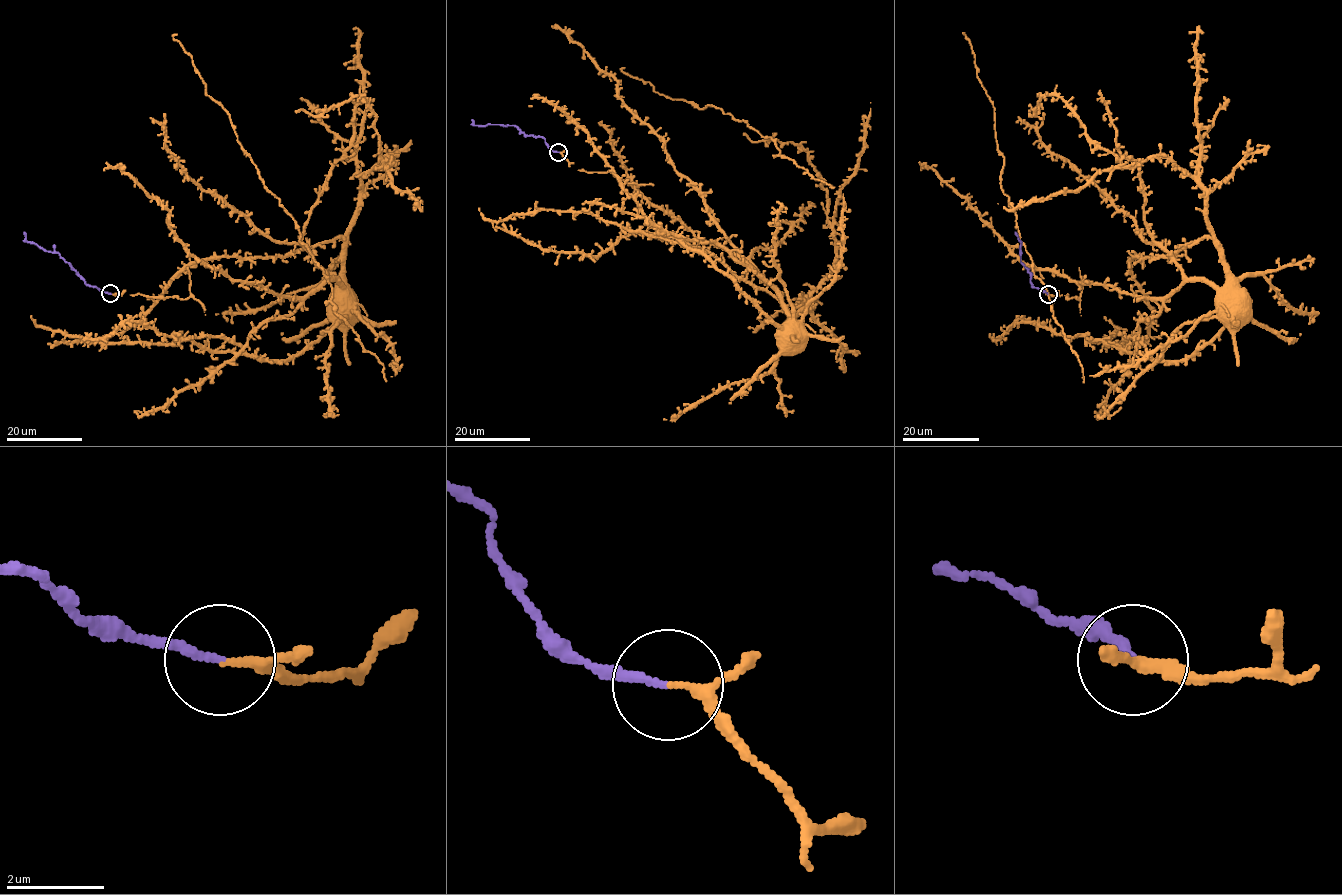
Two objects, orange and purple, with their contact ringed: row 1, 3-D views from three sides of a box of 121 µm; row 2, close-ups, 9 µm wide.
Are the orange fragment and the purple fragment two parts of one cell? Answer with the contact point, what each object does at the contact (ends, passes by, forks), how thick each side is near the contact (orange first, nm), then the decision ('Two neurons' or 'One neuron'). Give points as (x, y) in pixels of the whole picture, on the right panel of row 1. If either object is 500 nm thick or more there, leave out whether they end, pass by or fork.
Place: (1048, 294). At the ring orange passes by. At the ring purple ends. Thickness 170 nm (orange) against 160 nm. One neuron

